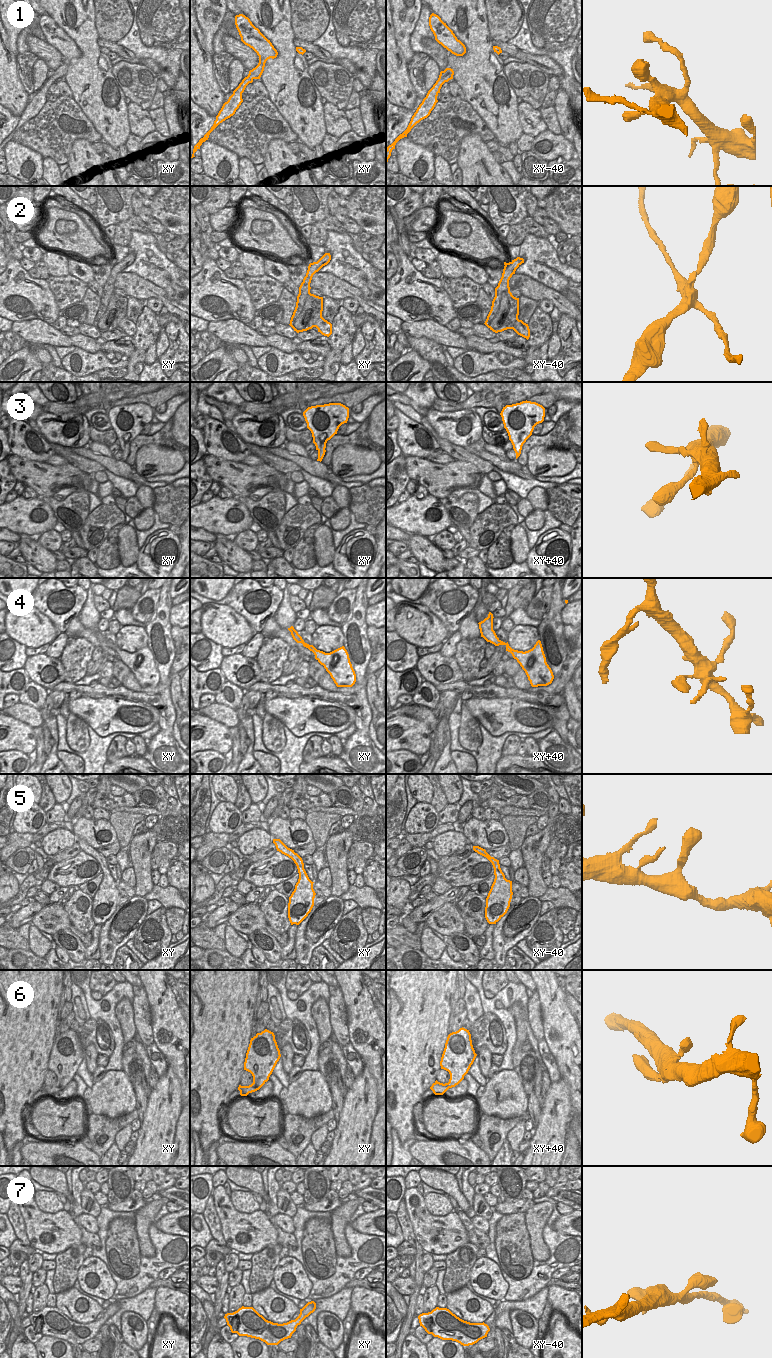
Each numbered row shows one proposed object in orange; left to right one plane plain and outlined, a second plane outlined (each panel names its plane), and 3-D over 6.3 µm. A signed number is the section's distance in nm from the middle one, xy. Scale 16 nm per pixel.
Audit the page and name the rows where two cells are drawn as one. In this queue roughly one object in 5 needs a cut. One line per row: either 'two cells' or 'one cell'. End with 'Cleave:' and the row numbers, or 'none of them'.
1: two cells
2: two cells
3: one cell
4: one cell
5: one cell
6: one cell
7: one cell
Cleave: 1, 2

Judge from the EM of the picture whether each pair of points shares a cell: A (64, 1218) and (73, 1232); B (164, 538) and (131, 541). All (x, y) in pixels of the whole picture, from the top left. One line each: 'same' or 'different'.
A: same
B: different

